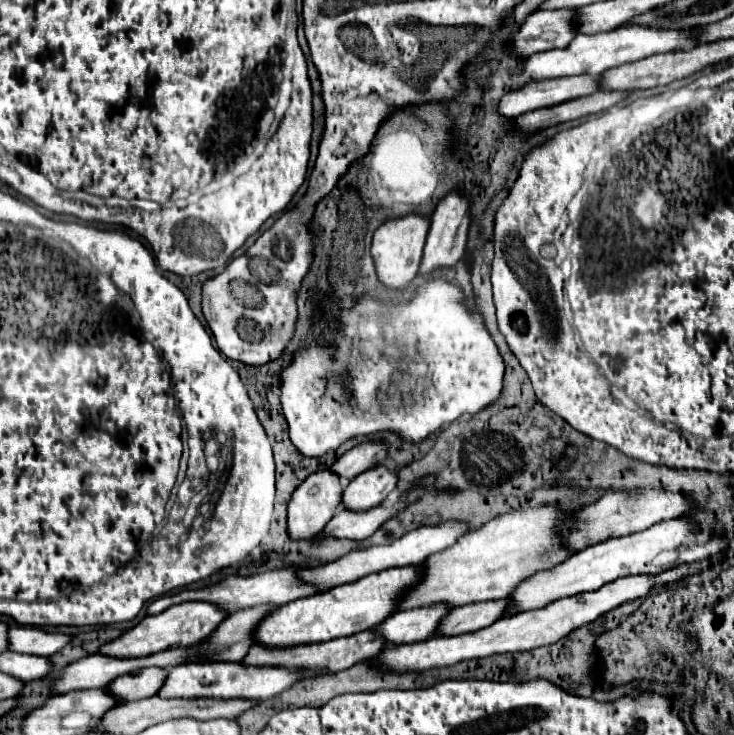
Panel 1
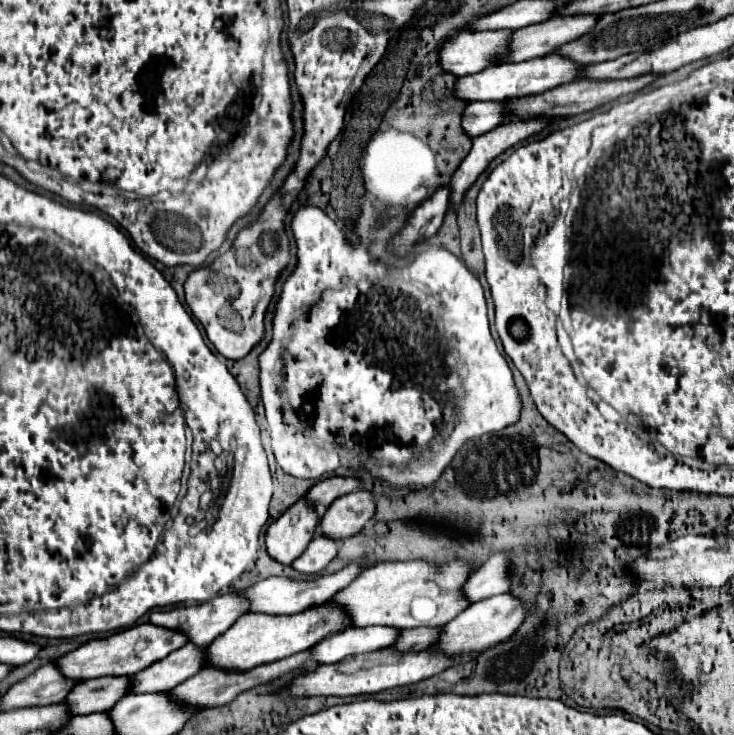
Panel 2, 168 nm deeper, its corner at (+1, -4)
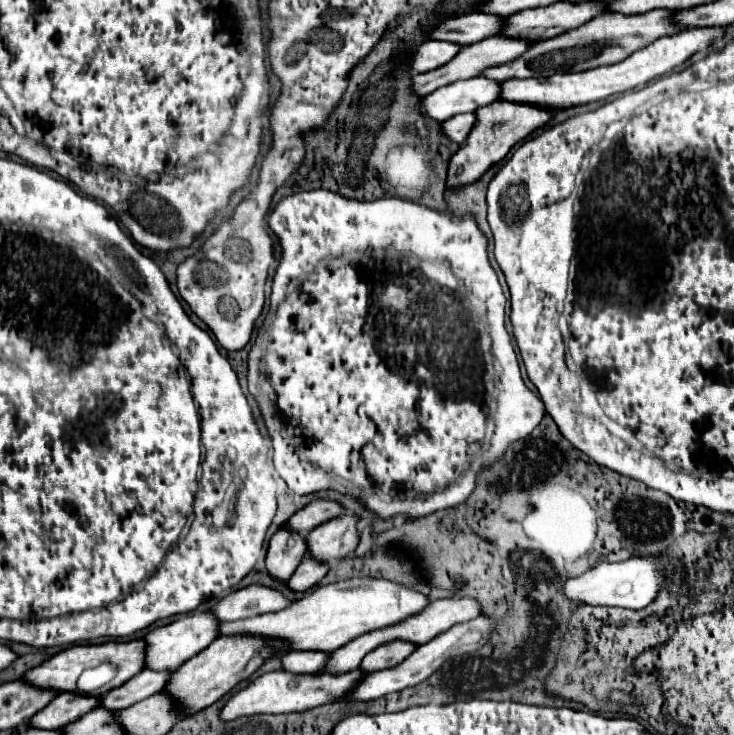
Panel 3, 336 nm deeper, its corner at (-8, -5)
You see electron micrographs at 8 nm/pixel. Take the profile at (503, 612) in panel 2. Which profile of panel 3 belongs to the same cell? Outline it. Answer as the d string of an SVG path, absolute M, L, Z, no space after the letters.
M477 616L473 618L471 622L463 622L463 626L453 626L451 630L435 636L431 642L423 644L423 646L417 646L413 650L411 656L407 656L401 664L393 666L393 668L387 668L387 670L377 670L377 672L369 672L367 676L363 676L353 690L349 690L345 694L345 698L339 698L339 700L359 700L359 702L367 702L367 700L377 700L381 696L387 696L391 692L399 692L403 688L409 688L409 686L415 686L423 680L427 680L443 662L447 662L449 658L455 658L459 654L467 654L467 652L473 652L477 648L483 646L485 638L489 636L493 628L493 622L485 616Z

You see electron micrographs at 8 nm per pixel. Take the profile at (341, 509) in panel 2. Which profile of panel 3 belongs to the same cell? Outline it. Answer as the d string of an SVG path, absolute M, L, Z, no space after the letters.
M345 514L311 530L305 536L307 554L317 562L333 562L337 558L347 558L351 552L355 552L359 544L359 532L355 528L355 522L355 516Z

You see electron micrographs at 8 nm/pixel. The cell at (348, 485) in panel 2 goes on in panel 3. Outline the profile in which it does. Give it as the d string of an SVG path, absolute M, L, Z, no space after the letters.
M313 500L311 504L307 504L303 510L295 512L283 526L289 532L297 532L301 536L309 534L313 528L321 526L323 522L329 522L331 518L341 516L343 508L333 502L333 500Z

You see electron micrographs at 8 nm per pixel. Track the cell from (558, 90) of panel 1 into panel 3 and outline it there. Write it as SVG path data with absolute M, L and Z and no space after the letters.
M459 114L455 118L449 118L441 124L443 136L447 136L455 144L463 144L465 138L471 132L471 126L475 124L475 114Z

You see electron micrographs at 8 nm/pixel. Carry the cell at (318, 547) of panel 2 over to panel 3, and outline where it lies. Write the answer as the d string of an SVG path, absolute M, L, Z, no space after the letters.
M305 556L305 560L297 566L293 576L289 578L287 588L293 592L305 592L305 590L313 588L327 574L327 570L329 570L329 566L319 566L319 562L311 562Z

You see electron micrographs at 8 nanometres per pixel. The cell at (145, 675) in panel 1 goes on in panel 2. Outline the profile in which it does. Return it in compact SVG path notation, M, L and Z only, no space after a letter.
M98 677L80 681L74 687L70 697L70 705L78 709L76 715L96 713L96 711L110 711L122 697L128 695L132 687L132 677Z

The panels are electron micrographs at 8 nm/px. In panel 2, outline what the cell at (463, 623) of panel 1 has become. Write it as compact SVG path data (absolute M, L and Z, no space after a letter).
M442 627L406 629L406 631L400 633L400 639L398 639L396 649L398 651L404 651L404 653L416 653L416 651L428 649L430 645L438 643L440 641L440 635L442 635Z

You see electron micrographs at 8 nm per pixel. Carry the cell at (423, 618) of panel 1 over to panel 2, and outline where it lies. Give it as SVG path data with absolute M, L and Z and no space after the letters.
M350 627L342 633L336 633L334 637L328 637L320 641L314 651L314 663L338 663L344 657L360 655L360 653L372 653L384 647L396 645L400 637L400 631L394 627Z

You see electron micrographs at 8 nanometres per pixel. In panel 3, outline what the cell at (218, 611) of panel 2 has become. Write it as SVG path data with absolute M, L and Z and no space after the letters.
M209 612L201 614L187 614L167 626L153 628L143 640L145 640L145 668L149 670L177 670L187 658L193 658L199 650L205 650L217 636L219 620L211 618Z

